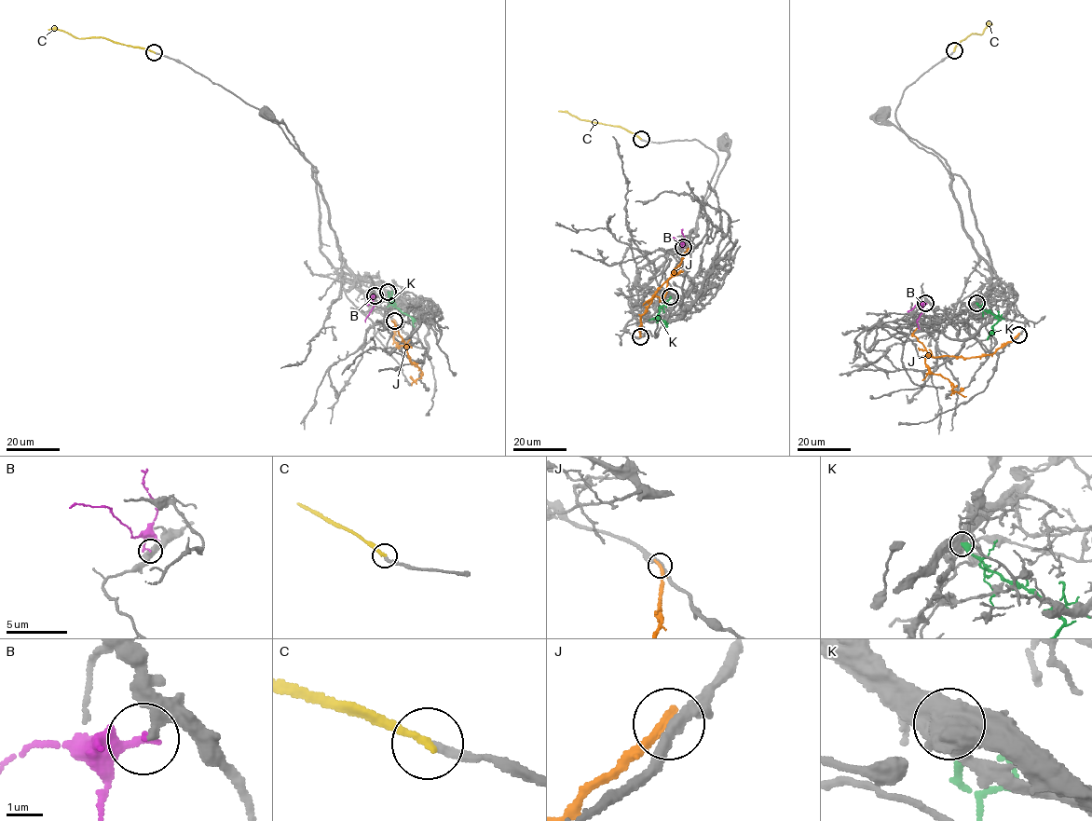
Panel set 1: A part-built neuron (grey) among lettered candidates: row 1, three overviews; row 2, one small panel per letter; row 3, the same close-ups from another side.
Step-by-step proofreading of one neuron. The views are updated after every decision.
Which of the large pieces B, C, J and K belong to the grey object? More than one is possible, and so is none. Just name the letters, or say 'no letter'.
C

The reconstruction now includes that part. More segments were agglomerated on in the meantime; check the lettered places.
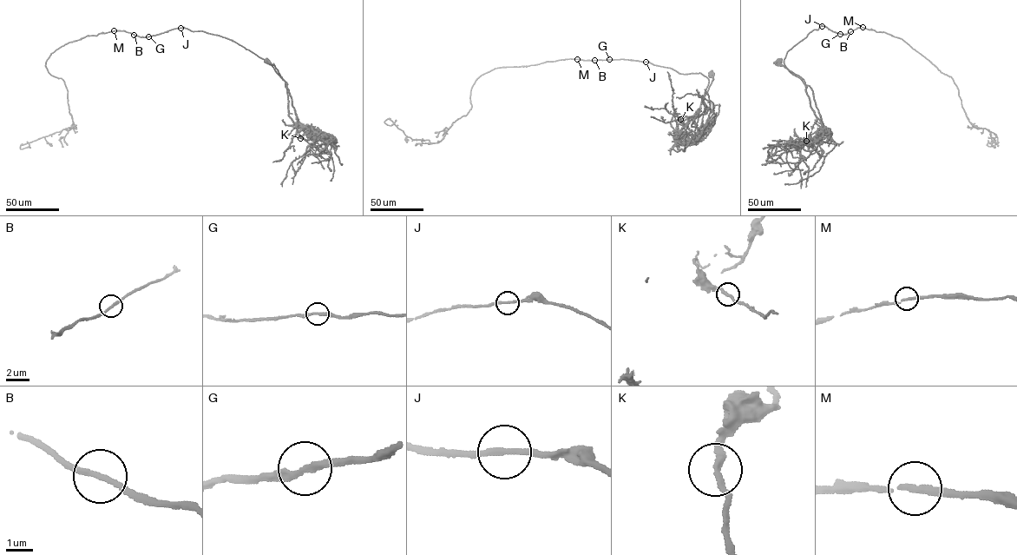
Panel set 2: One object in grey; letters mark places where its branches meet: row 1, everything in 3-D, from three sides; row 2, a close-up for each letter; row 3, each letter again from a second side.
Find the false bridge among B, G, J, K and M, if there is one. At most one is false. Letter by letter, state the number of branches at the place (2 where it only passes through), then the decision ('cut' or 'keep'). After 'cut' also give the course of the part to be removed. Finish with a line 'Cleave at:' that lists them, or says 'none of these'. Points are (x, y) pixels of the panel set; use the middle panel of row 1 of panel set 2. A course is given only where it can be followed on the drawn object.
B: 2 branches meet; keep
G: 2 branches meet; keep
J: 2 branches meet; keep
K: 2 branches meet; keep
M: 2 branches meet; keep
Cleave at: none of these

